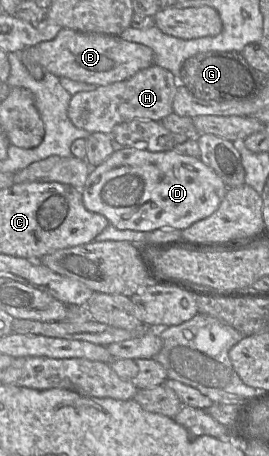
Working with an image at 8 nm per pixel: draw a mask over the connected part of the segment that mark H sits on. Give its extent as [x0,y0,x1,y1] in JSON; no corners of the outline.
[68,64,178,134]

